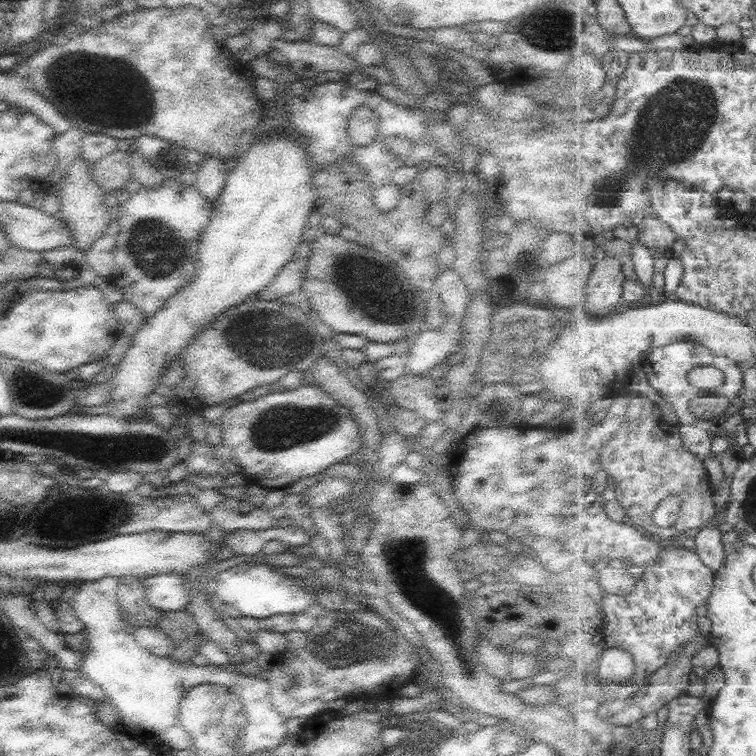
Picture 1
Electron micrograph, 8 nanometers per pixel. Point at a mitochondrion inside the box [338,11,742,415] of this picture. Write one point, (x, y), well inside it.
(677, 128)

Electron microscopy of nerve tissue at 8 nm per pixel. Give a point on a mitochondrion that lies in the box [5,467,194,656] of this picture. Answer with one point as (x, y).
(118, 520)

